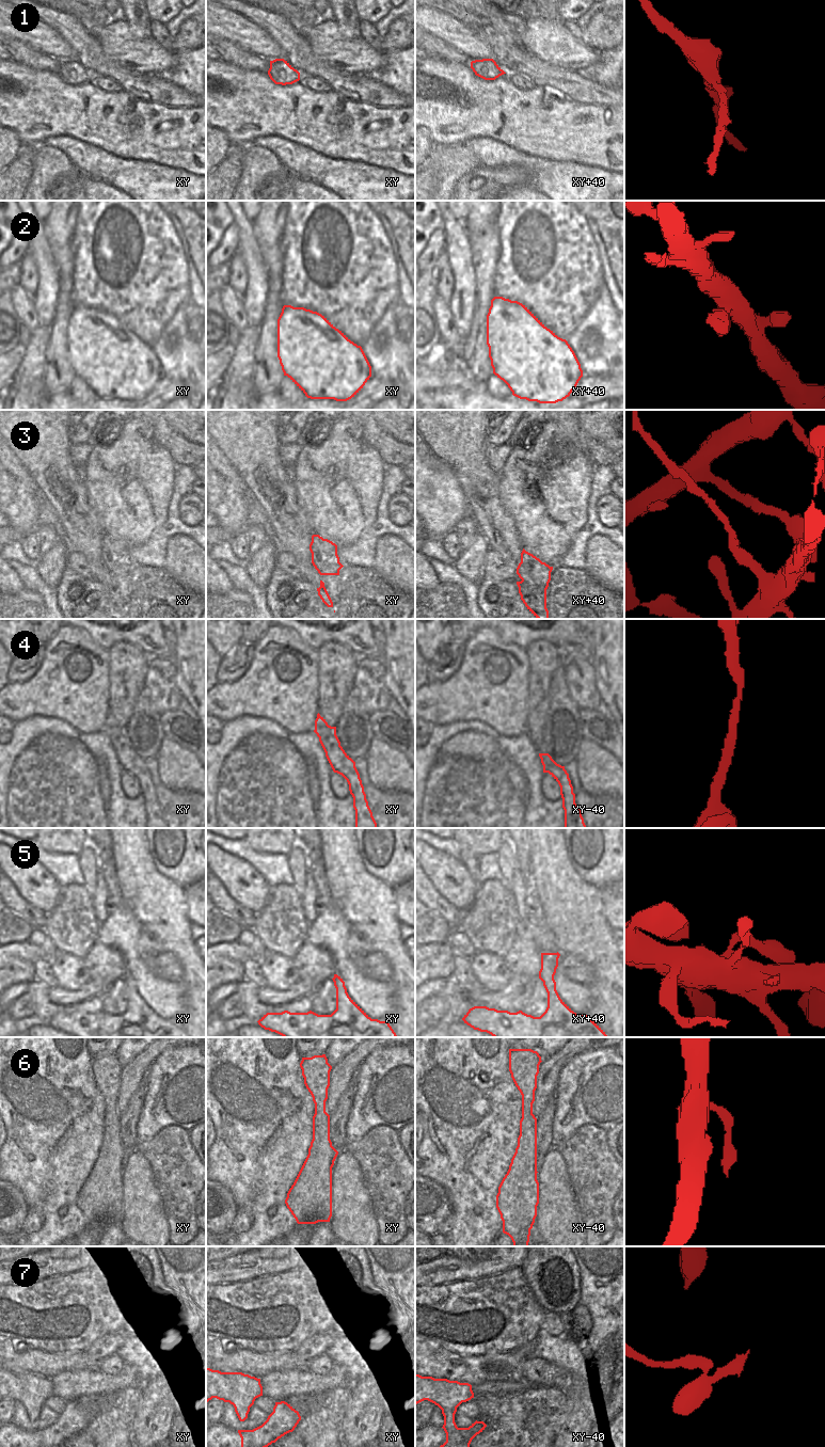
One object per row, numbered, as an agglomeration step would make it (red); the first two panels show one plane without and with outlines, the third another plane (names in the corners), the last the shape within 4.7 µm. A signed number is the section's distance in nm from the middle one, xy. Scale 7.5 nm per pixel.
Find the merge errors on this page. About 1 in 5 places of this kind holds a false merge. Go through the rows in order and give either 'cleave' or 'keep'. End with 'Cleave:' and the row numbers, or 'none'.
1: keep
2: keep
3: cleave
4: keep
5: keep
6: keep
7: cleave
Cleave: 3, 7

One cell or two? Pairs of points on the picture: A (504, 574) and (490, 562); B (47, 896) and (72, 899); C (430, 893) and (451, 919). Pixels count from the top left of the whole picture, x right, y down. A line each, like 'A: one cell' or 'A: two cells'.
A: one cell
B: two cells
C: one cell

